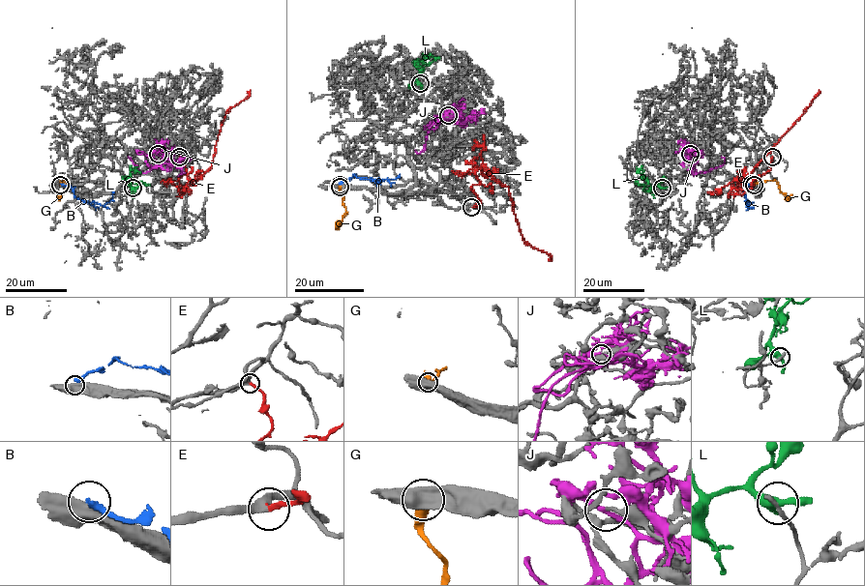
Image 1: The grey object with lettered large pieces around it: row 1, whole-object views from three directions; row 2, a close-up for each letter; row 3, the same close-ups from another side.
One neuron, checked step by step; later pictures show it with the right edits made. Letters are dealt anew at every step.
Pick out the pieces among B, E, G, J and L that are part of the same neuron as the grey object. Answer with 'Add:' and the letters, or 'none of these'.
Add: E

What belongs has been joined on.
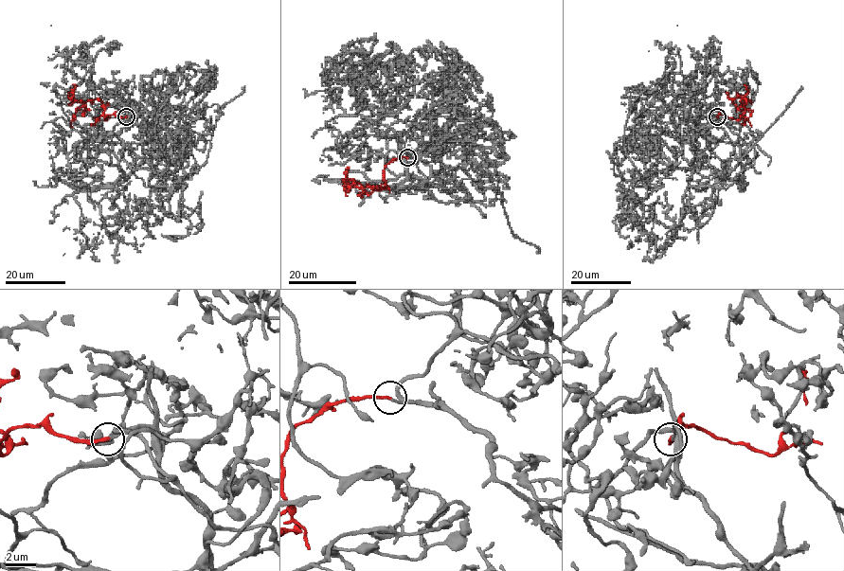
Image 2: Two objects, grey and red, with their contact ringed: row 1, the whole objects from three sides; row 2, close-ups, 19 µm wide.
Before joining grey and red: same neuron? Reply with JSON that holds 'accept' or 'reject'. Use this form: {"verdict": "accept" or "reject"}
{"verdict": "accept"}

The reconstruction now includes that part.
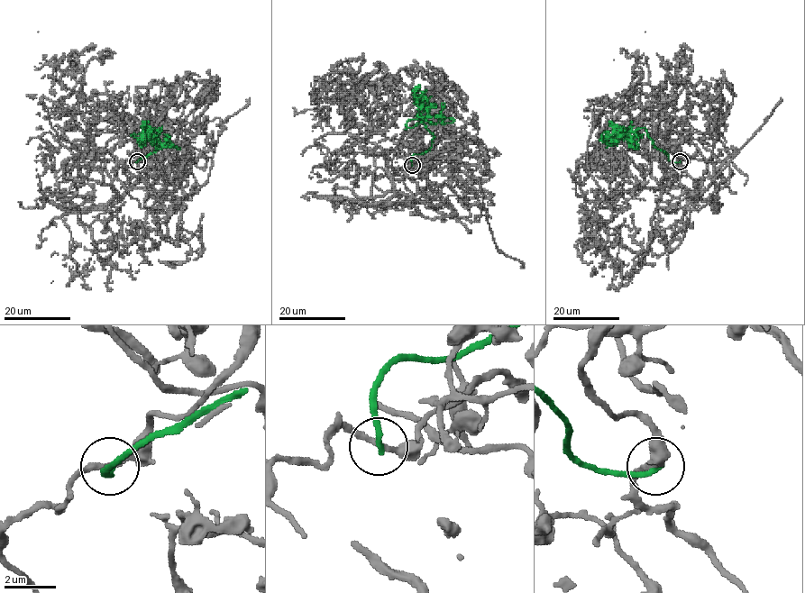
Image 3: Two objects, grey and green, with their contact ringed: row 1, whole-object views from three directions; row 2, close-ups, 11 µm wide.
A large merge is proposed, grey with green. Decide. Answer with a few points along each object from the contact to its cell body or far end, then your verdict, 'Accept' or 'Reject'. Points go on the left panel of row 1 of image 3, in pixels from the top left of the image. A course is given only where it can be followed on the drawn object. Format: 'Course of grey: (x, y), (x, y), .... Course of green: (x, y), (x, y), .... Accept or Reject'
Course of grey: (137, 161), (160, 136), (147, 250), (56, 190), (75, 141), (112, 150), (124, 129), (124, 146). Course of green: (137, 161), (157, 149), (159, 137), (153, 128), (139, 137), (132, 135), (150, 132), (139, 141), (144, 132). Reject

